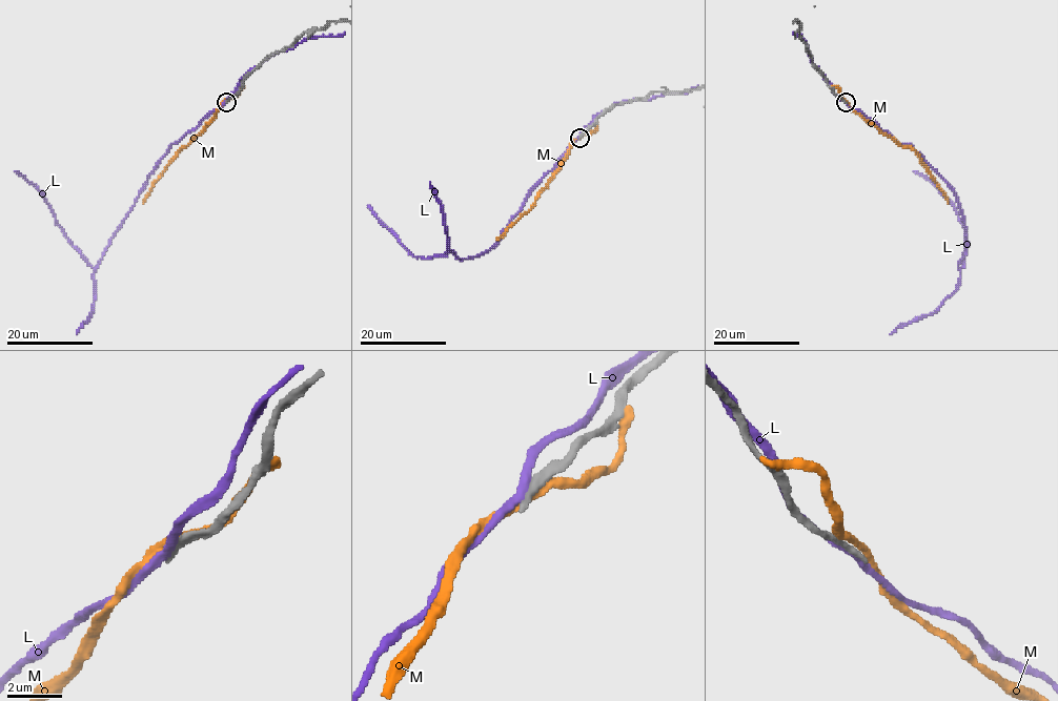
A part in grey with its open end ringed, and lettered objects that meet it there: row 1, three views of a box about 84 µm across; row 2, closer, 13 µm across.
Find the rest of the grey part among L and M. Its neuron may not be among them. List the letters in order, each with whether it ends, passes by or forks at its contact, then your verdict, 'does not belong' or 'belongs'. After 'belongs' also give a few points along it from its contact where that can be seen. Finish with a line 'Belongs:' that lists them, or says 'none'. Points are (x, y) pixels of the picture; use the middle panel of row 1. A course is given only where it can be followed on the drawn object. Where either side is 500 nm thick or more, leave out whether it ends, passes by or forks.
L: it passes by; does not belong
M: it passes by; does not belong
Belongs: none

